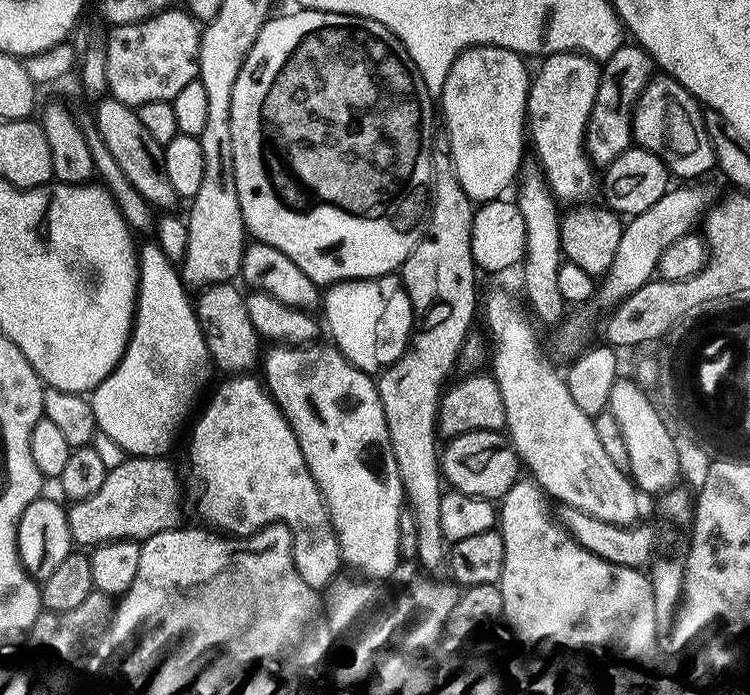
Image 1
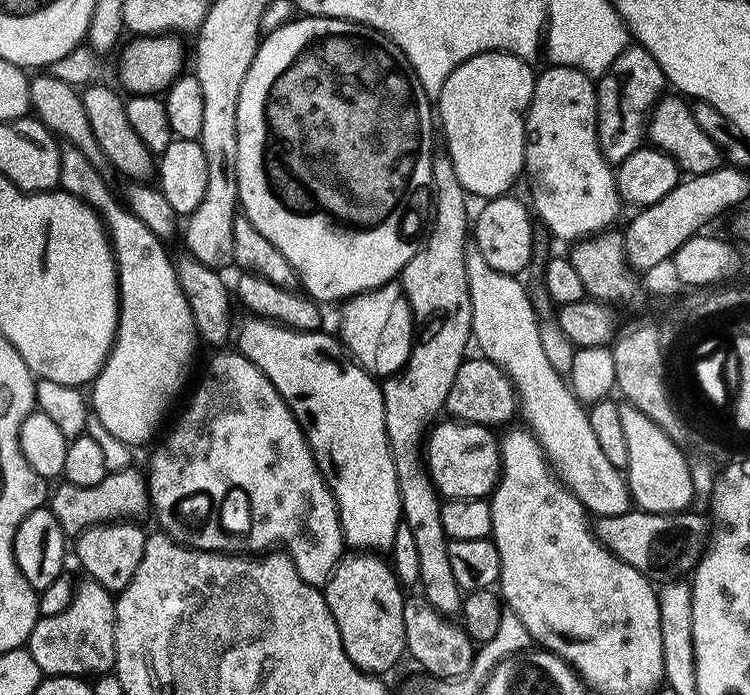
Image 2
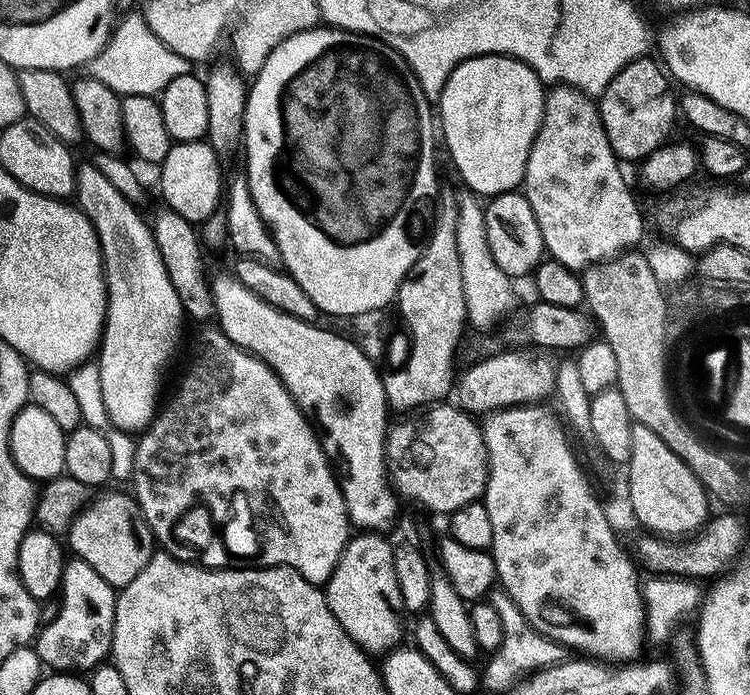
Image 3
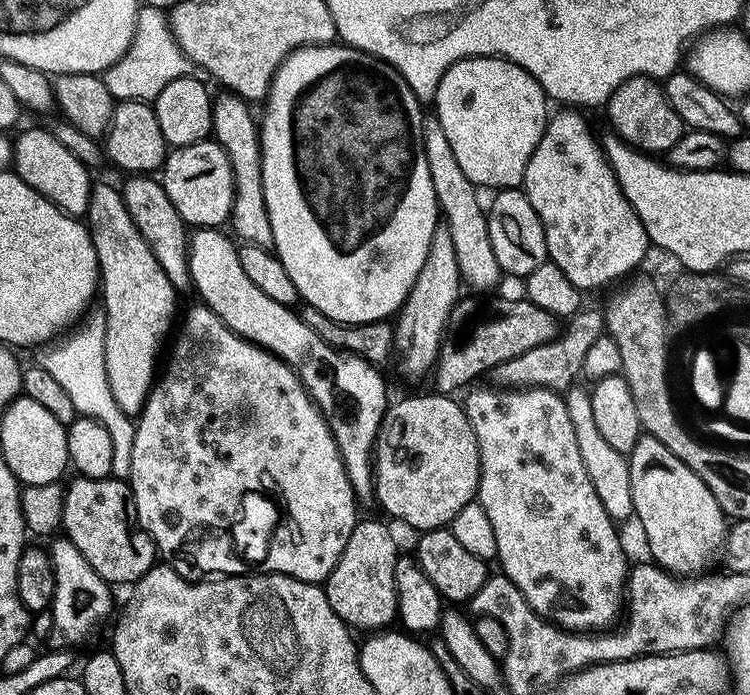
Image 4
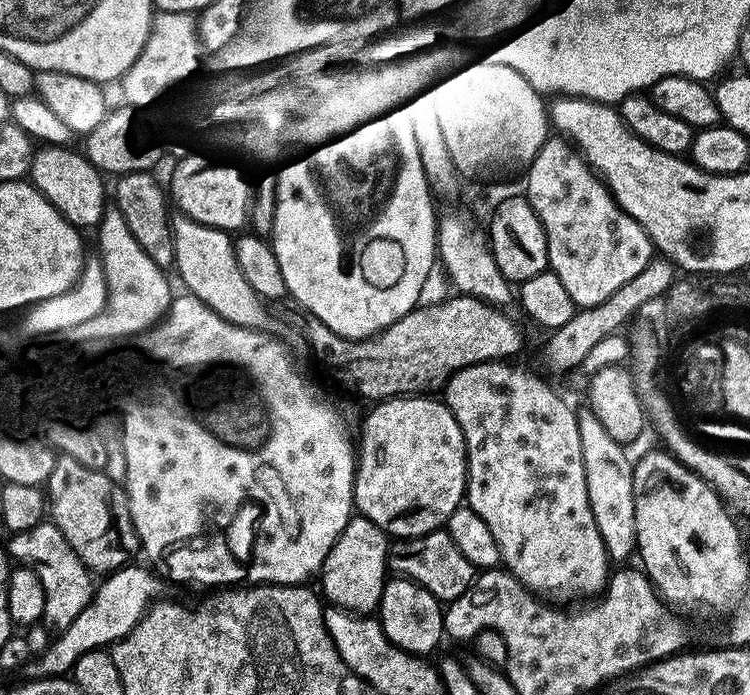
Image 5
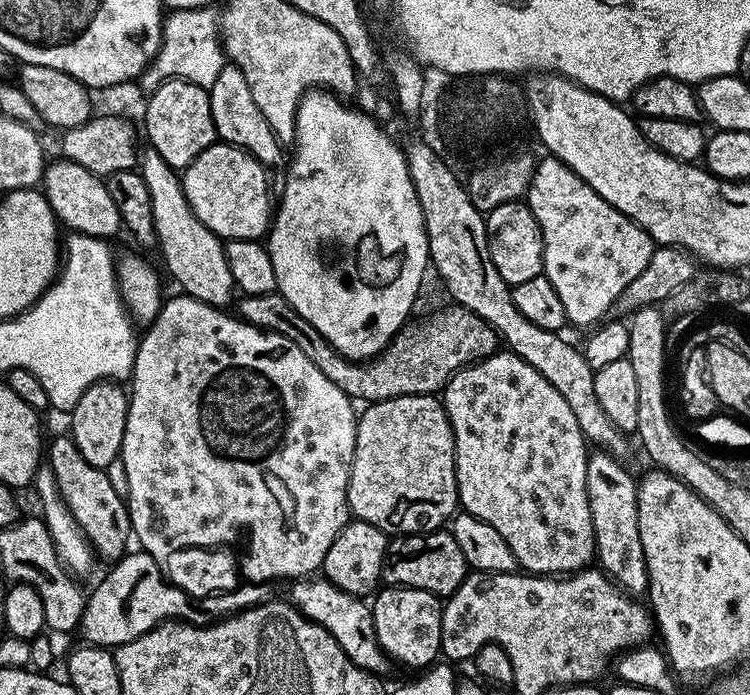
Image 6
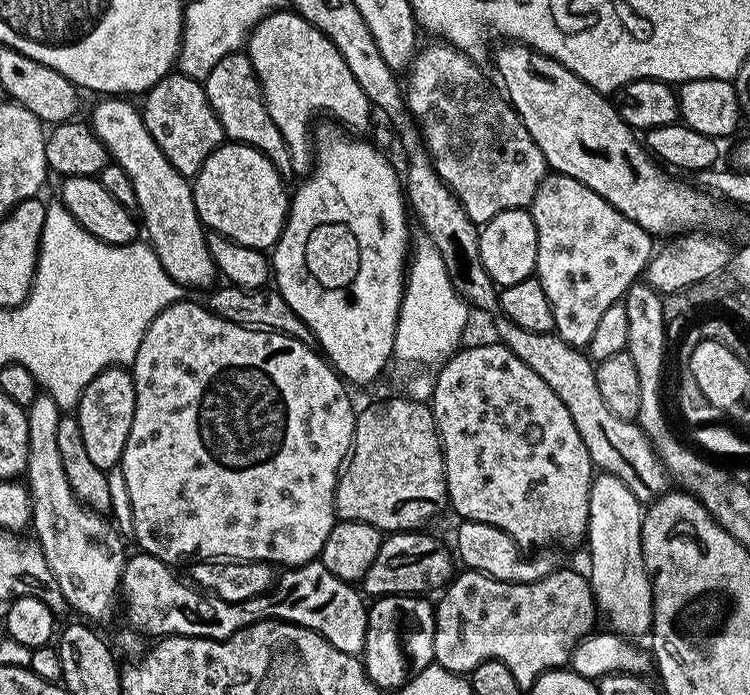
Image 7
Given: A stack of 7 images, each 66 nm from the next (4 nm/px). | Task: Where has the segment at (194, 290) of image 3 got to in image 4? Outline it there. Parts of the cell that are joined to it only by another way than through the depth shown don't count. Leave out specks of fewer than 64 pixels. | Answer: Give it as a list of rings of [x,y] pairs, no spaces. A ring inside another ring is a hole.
[[[148,174],[129,175],[125,184],[121,185],[121,196],[133,219],[134,226],[142,234],[142,238],[149,244],[153,251],[154,258],[159,266],[168,275],[169,282],[176,290],[182,289],[183,284],[189,283],[188,274],[188,241],[190,239],[189,229],[184,219],[174,210],[174,202],[170,202],[163,183]]]

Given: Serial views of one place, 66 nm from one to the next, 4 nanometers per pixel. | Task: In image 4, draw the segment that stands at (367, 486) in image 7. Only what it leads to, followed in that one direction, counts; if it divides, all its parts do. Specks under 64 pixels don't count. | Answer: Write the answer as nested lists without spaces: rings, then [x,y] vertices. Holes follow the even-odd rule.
[[[431,394],[432,396],[408,396],[405,400],[389,403],[384,411],[384,417],[380,422],[380,429],[376,435],[376,447],[374,449],[374,500],[380,503],[380,508],[385,512],[385,517],[393,516],[404,524],[416,528],[417,533],[429,532],[435,528],[448,528],[452,519],[462,510],[462,506],[475,501],[480,491],[480,447],[474,438],[474,430],[466,418],[464,409],[459,399],[448,394]]]

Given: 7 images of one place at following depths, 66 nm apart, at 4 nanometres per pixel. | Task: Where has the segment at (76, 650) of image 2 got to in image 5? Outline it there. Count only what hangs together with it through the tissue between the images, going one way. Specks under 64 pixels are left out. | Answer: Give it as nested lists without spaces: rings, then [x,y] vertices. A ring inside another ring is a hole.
[[[45,522],[34,526],[25,532],[17,532],[11,537],[12,541],[6,545],[6,551],[13,561],[21,565],[33,568],[39,574],[40,581],[46,590],[46,610],[43,623],[53,633],[67,632],[68,627],[86,610],[86,606],[92,600],[94,591],[93,573],[78,558],[78,554],[66,542],[62,530],[51,522]]]

